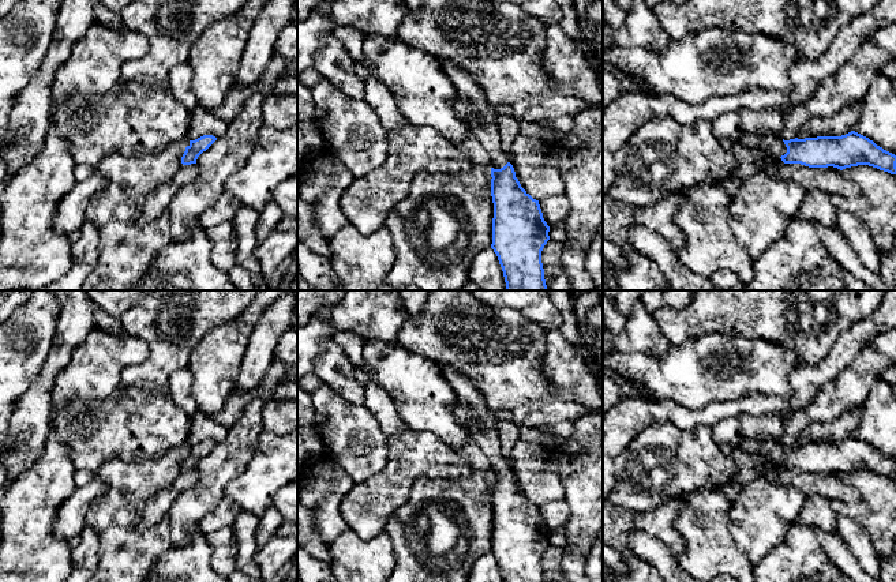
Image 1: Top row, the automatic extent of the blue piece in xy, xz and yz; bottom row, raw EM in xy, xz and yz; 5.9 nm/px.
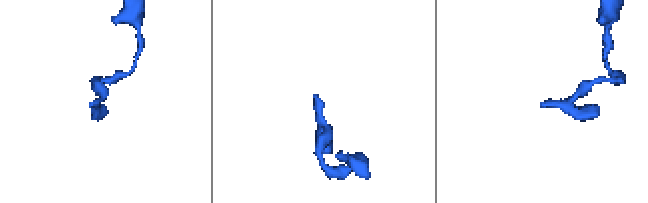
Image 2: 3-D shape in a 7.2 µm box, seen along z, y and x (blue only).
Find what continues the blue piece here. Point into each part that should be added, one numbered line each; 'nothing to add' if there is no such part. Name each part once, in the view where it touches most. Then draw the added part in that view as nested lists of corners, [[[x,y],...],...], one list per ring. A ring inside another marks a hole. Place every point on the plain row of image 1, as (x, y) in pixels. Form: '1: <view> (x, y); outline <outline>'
1: yz (773, 451); outline [[[745,438],[743,442],[736,447],[745,451],[750,451],[766,459],[768,466],[780,463],[787,458],[787,453],[783,443],[773,439],[765,442],[757,442],[756,439]]]

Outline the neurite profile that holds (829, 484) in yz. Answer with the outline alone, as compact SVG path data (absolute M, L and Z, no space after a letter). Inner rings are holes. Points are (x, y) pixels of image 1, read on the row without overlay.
M766 466L761 470L761 474L777 484L786 484L799 489L806 497L828 496L832 500L846 503L856 503L861 499L859 493L846 484L843 476L833 472L809 473L801 469Z

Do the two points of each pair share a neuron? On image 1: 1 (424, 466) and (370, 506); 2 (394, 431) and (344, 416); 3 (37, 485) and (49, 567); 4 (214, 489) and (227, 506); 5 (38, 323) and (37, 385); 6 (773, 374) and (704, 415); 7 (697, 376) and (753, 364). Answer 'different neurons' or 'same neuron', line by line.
1: same neuron
2: different neurons
3: same neuron
4: different neurons
5: different neurons
6: different neurons
7: same neuron

